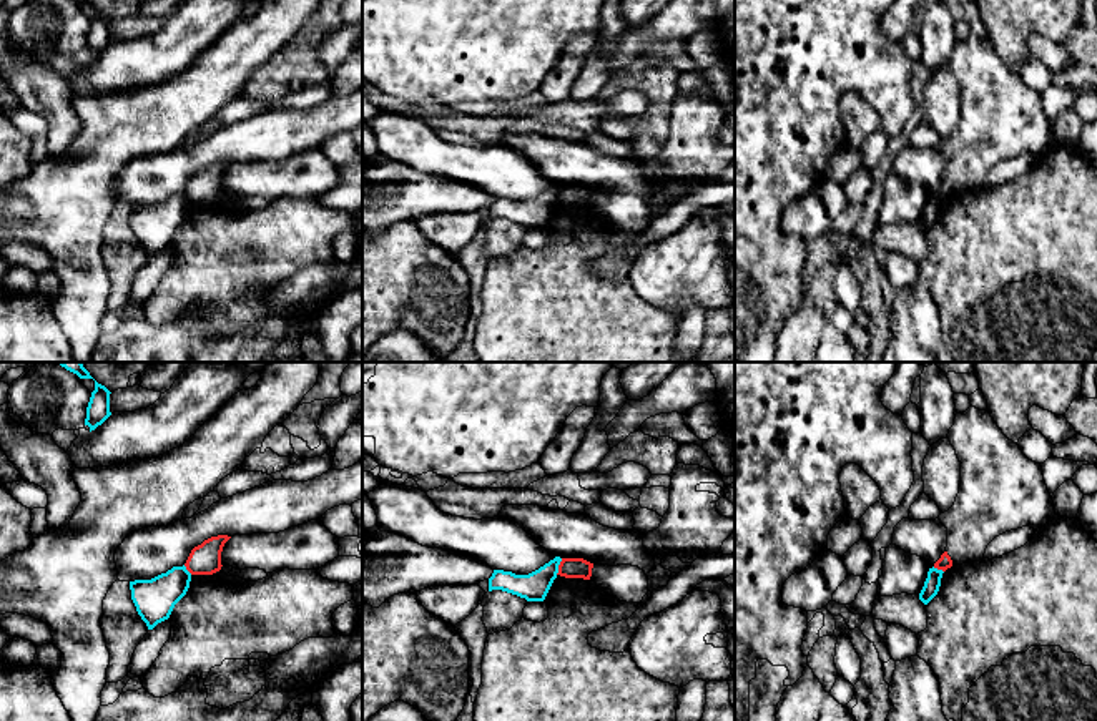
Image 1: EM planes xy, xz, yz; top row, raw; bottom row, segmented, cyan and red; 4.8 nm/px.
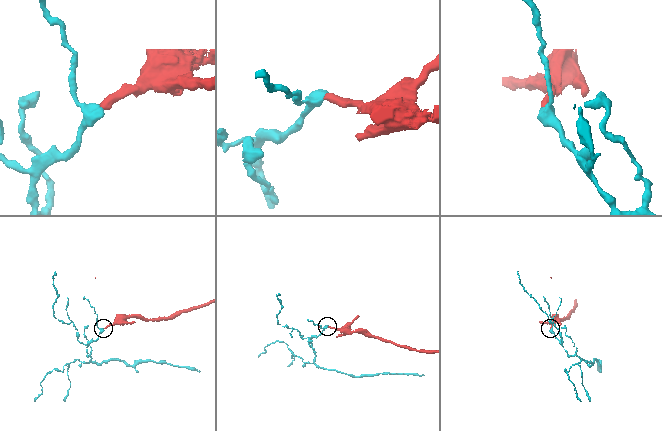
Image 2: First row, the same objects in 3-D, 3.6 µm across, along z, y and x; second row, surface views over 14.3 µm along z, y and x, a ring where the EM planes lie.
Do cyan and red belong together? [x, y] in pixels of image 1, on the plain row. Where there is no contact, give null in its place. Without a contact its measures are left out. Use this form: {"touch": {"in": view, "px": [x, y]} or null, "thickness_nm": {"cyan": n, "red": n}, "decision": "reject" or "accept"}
{"touch": {"in": "xz", "px": [557, 195]}, "thickness_nm": {"cyan": 140, "red": 100}, "decision": "reject"}

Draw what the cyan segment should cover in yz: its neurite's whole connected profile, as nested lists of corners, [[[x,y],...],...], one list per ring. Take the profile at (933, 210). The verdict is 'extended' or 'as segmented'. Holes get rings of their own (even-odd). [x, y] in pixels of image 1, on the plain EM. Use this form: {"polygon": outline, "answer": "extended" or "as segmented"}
{"polygon": [[[929,196],[927,199],[927,206],[924,209],[924,214],[919,221],[919,228],[927,233],[939,219],[939,214],[941,214],[941,206],[942,206],[942,198],[937,198],[937,196]]], "answer": "as segmented"}

